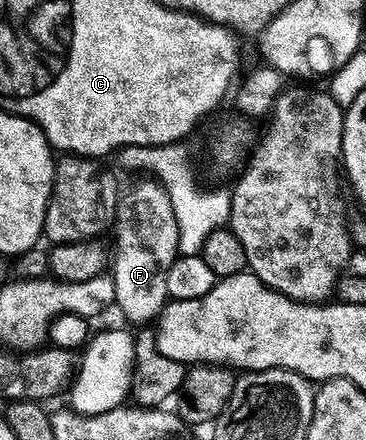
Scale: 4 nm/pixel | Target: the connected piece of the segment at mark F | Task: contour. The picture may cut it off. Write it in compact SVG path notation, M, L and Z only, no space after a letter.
M142 179L130 194L123 196L118 202L116 220L112 226L112 233L118 236L118 250L112 253L112 276L114 279L114 305L128 320L129 324L142 325L145 321L153 322L166 308L168 291L168 267L178 256L178 228L176 215L172 211L170 196L166 188L154 179Z

